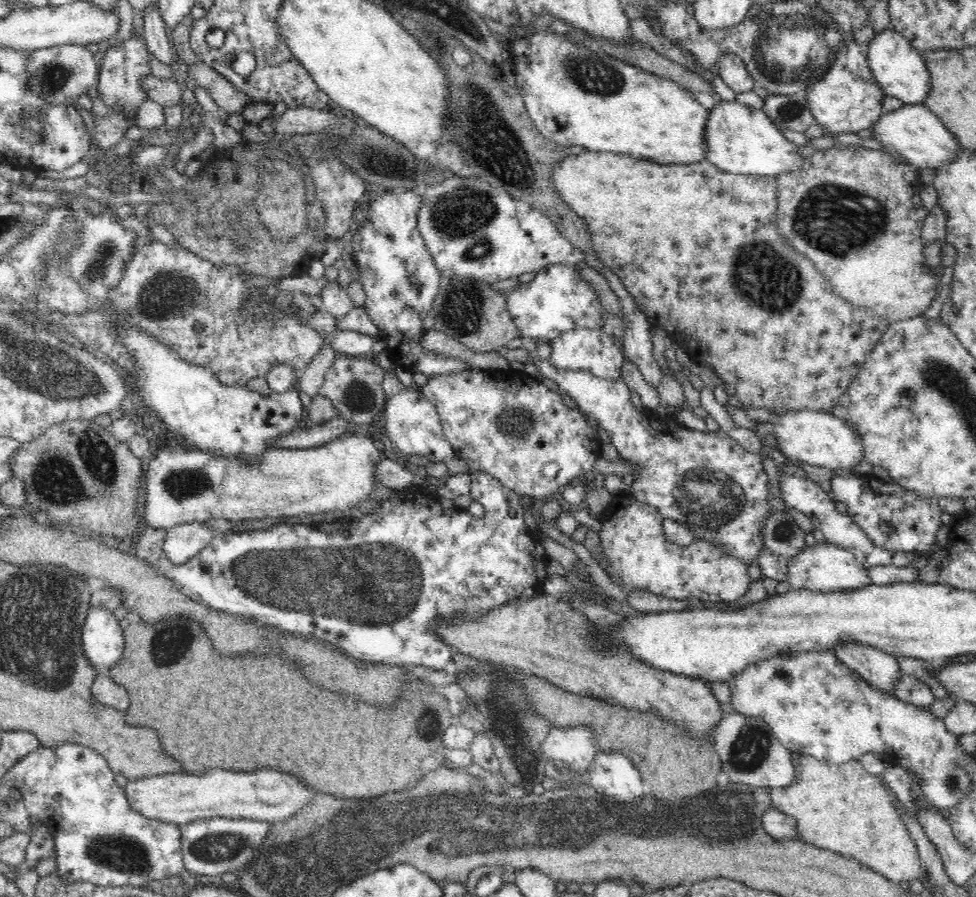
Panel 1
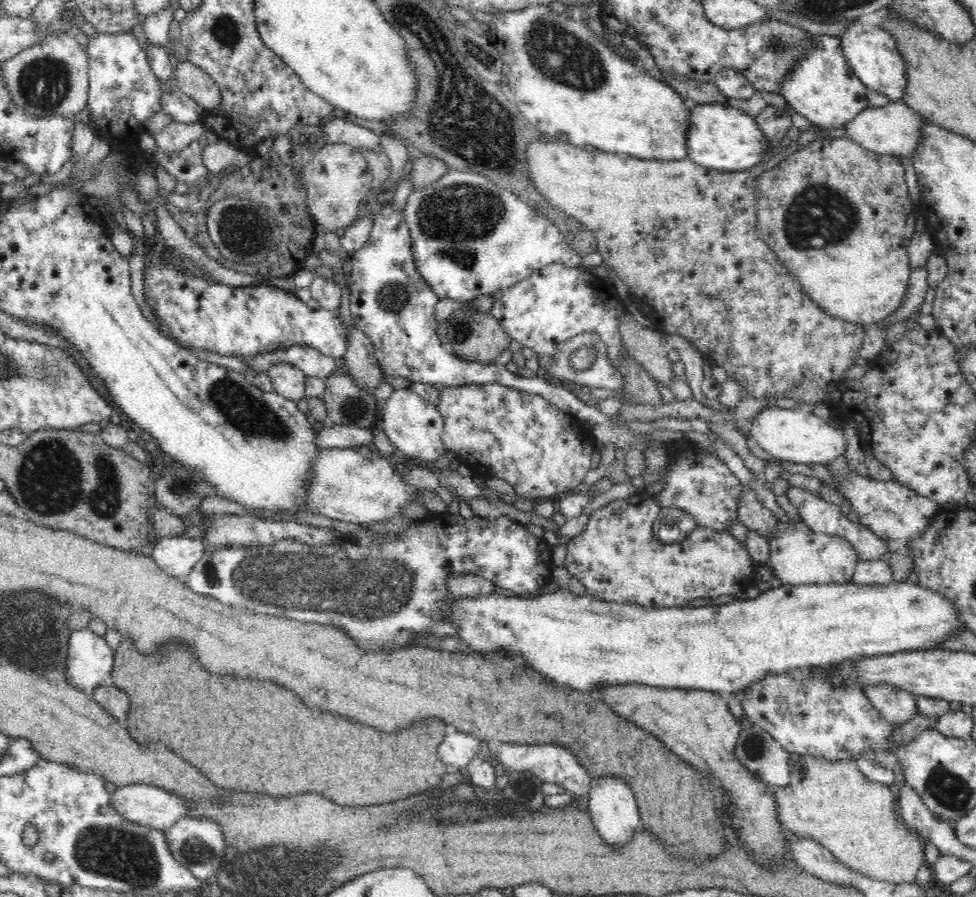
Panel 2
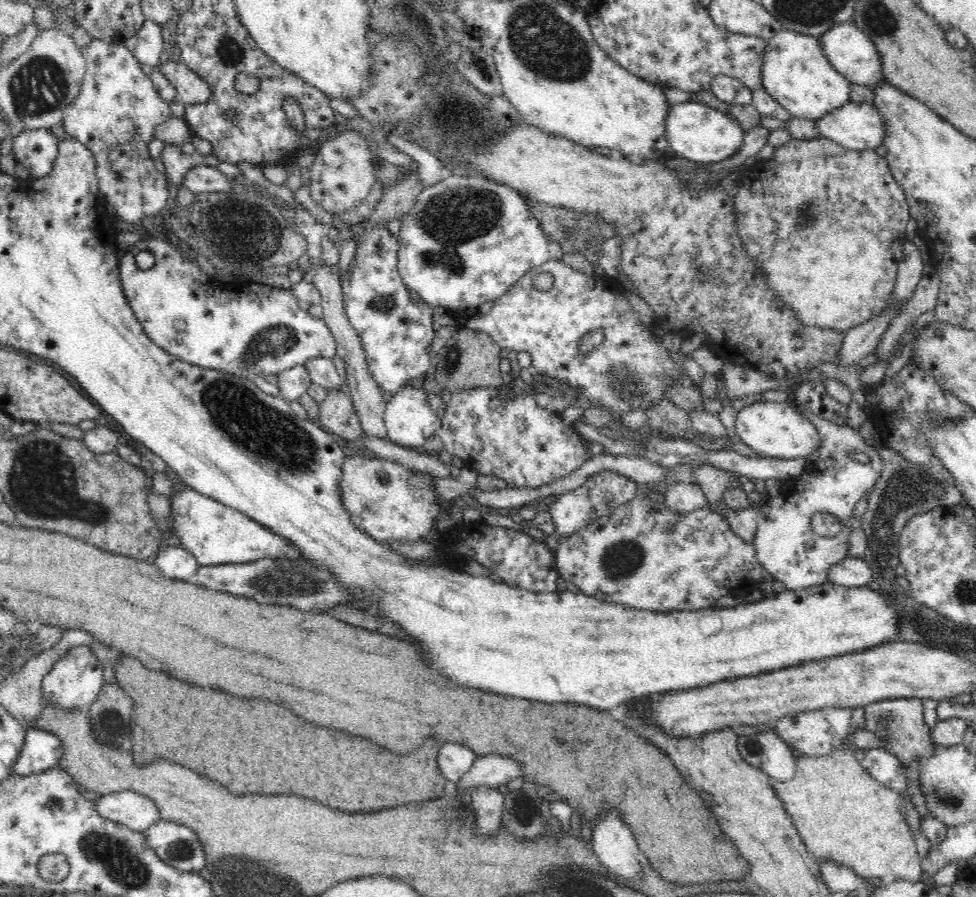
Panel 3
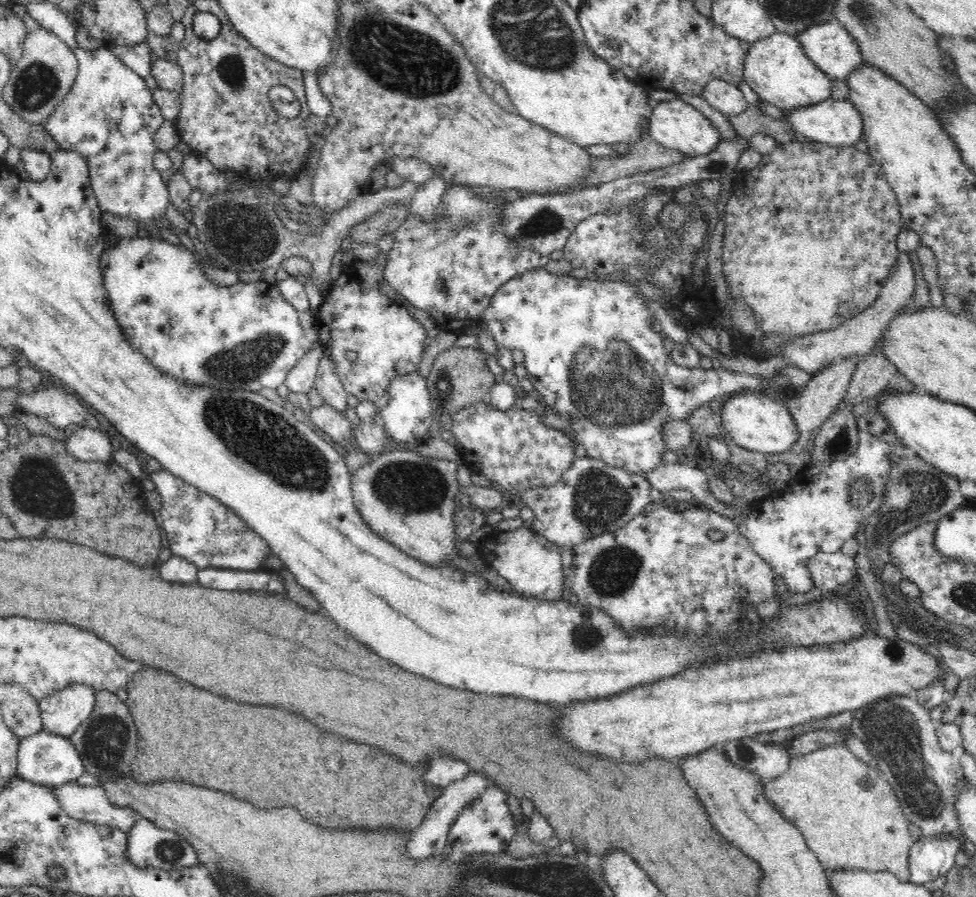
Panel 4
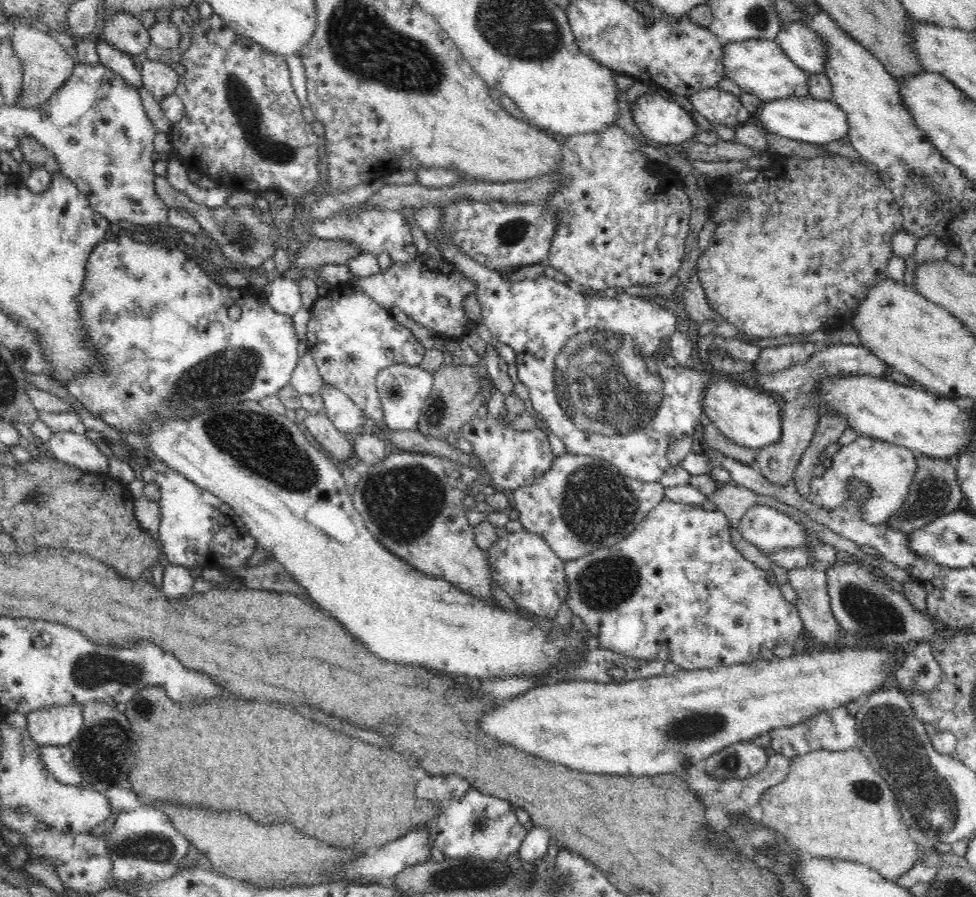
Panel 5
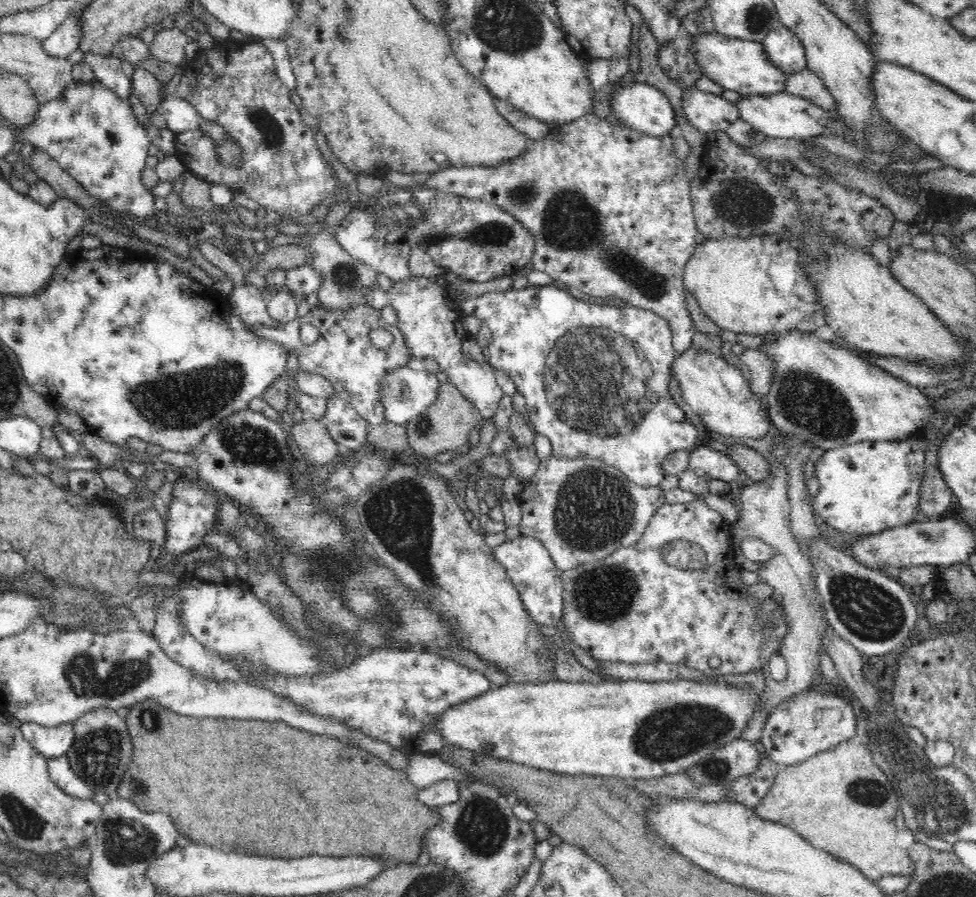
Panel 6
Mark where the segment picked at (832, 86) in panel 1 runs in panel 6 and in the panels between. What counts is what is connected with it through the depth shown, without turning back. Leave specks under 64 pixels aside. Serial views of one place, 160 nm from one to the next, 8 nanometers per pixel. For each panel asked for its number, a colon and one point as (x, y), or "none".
2: (821, 86)
3: (796, 73)
4: (776, 68)
5: (760, 67)
6: (743, 66)

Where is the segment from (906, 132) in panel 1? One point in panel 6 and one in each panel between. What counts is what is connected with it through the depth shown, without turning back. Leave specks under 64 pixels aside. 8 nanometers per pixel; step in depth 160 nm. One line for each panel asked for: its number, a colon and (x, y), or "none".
2: (894, 129)
3: (858, 126)
4: (835, 122)
5: (805, 118)
6: (782, 116)

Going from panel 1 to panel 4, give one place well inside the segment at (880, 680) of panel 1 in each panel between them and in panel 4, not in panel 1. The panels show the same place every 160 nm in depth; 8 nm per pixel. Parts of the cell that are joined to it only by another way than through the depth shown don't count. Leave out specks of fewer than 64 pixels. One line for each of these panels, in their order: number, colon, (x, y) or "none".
2: (897, 706)
3: (899, 722)
4: (898, 731)

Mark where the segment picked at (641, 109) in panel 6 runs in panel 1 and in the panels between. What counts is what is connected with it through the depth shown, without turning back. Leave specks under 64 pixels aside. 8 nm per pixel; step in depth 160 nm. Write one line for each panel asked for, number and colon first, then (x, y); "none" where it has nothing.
1: (739, 140)
2: (720, 137)
3: (697, 132)
4: (674, 124)
5: (658, 118)

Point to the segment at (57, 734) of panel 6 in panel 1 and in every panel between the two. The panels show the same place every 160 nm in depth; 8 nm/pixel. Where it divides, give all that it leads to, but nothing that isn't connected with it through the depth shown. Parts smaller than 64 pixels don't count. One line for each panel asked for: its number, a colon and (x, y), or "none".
1: (103, 642)
2: (90, 660)
3: (75, 681)
4: (62, 712)
5: (57, 726)

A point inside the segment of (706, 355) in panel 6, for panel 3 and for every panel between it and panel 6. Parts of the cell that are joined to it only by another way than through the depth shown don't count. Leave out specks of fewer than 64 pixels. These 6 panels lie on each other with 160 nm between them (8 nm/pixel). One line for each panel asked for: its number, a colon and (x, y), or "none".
3: (773, 429)
4: (755, 422)
5: (751, 418)

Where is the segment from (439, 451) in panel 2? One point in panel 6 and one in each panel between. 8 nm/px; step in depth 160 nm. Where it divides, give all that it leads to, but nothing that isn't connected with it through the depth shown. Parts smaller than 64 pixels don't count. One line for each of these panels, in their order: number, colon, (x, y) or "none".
3: (409, 420)
4: (407, 416)
5: (404, 389)
6: (406, 394)

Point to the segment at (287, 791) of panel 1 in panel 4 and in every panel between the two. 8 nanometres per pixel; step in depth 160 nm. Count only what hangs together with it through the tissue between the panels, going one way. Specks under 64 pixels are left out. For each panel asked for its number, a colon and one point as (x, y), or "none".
2: (142, 804)
3: (128, 808)
4: (90, 803)

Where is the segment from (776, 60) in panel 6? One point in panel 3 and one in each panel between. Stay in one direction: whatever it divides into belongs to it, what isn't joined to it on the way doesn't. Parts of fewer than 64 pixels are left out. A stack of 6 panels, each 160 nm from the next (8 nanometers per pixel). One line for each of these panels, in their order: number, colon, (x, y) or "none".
3: (851, 52)
4: (829, 45)
5: (805, 48)

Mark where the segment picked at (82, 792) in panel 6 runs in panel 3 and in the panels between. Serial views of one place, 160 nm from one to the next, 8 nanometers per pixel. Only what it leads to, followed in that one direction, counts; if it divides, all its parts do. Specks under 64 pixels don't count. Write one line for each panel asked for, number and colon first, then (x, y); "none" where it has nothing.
3: (42, 750)
4: (44, 758)
5: (59, 760)

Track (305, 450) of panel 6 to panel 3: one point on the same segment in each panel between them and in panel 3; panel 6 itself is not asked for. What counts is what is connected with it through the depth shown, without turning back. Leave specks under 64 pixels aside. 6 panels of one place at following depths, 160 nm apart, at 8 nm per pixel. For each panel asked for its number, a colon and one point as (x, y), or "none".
3: (338, 415)
4: (339, 426)
5: (337, 446)

